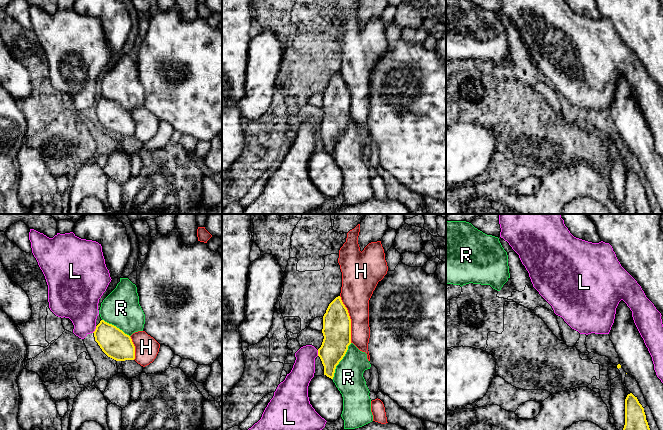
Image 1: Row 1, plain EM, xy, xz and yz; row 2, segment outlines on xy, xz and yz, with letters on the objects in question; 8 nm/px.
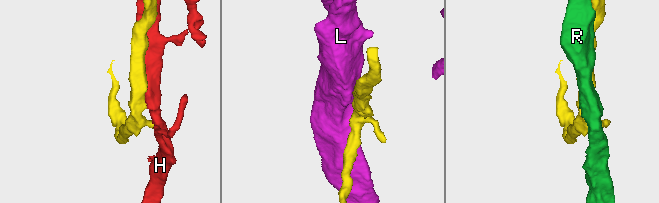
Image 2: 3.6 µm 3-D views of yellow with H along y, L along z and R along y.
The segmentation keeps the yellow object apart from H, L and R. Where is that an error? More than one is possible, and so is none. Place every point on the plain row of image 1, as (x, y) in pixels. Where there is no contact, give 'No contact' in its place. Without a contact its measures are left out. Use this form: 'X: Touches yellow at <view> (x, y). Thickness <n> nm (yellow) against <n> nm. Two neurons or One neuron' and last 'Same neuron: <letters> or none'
H: Touches yellow at xz (350, 95). Thickness 220 nm (yellow) against 260 nm. Two neurons
L: Touches yellow at xy (95, 105). Thickness 220 nm (yellow) against 300 nm. Two neurons
R: Touches yellow at xz (340, 136). Thickness 220 nm (yellow) against 240 nm. Two neurons
Same neuron: none

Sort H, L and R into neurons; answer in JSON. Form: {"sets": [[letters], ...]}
{"sets": [["H"], ["L"], ["R"]]}

